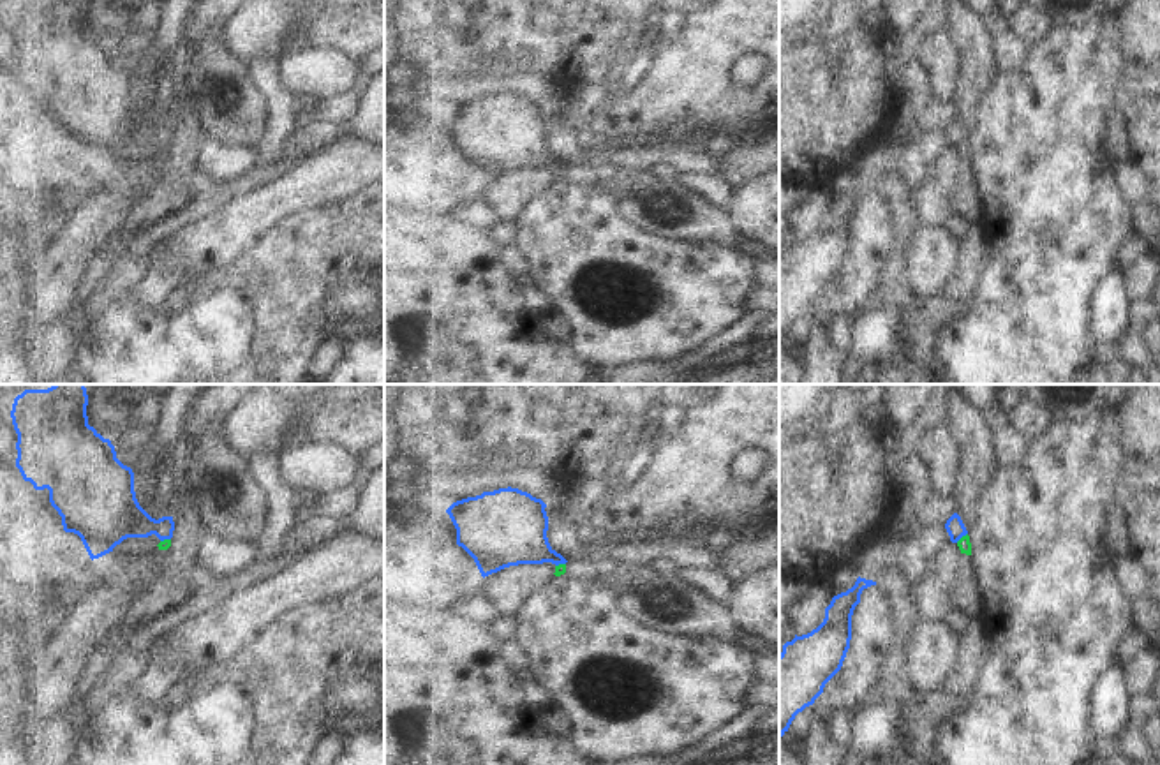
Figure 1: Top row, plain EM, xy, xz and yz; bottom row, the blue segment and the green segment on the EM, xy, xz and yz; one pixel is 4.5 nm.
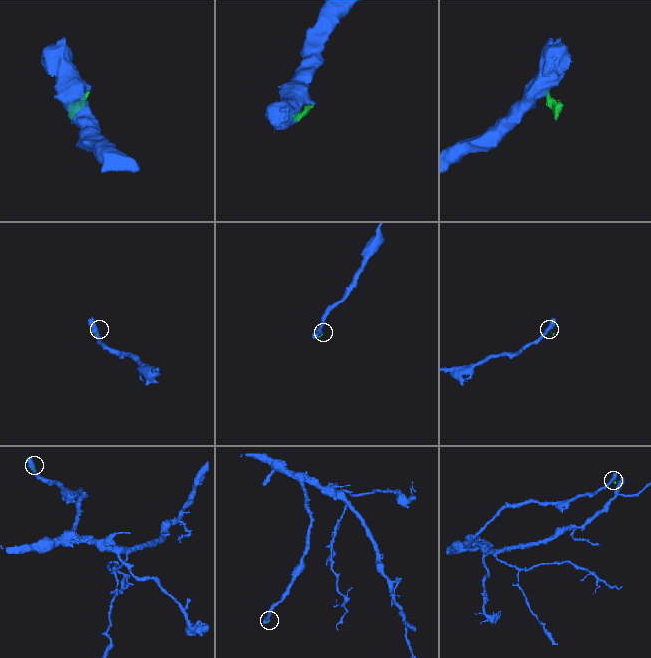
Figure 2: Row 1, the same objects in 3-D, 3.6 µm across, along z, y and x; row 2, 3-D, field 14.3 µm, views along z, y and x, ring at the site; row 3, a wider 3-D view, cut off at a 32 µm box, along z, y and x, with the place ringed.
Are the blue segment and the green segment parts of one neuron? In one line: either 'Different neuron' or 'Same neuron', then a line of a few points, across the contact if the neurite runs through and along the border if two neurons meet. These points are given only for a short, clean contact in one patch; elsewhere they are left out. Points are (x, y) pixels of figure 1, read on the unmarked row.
Same neuron. Line: yz (954, 131), (961, 141), (963, 148)

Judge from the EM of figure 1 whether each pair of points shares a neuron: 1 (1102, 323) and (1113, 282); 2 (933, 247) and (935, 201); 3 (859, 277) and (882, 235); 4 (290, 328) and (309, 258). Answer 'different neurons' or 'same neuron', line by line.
1: same neuron
2: different neurons
3: same neuron
4: same neuron

